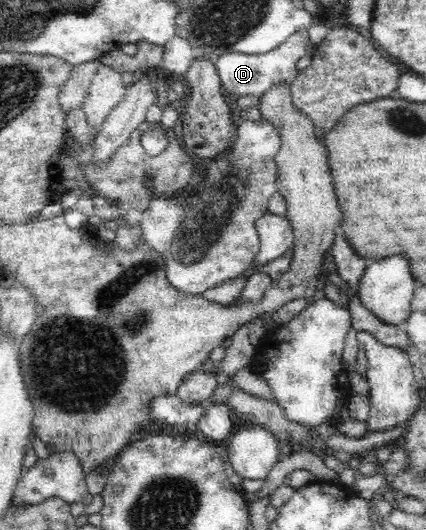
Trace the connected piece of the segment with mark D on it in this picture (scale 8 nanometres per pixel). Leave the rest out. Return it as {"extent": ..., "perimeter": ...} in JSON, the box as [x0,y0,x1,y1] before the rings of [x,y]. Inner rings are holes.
{"extent":[215,29,310,99],"perimeter":[[[299,29],[292,33],[277,49],[265,54],[246,54],[229,52],[220,55],[215,65],[225,91],[237,97],[255,95],[261,99],[277,83],[292,83],[300,72],[297,70],[297,61],[307,54],[307,46],[310,44],[307,29]]]}

